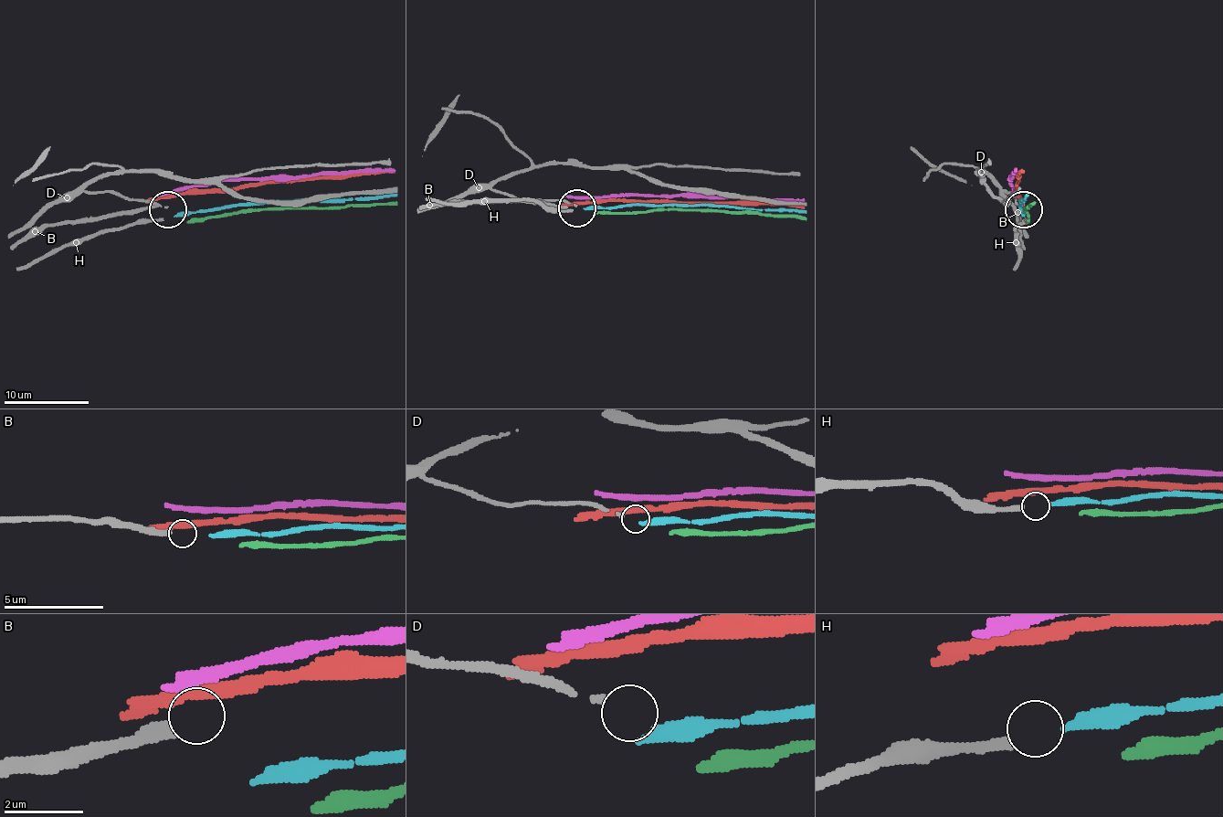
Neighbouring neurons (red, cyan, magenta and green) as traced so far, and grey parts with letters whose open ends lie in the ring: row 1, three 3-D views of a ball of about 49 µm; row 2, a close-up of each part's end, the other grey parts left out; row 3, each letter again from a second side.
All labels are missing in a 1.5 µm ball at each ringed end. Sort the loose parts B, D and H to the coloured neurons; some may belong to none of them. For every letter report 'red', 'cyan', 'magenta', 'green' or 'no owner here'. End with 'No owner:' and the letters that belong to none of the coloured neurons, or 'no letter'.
B: no owner here
D: no owner here
H: cyan
No owner: B, D

